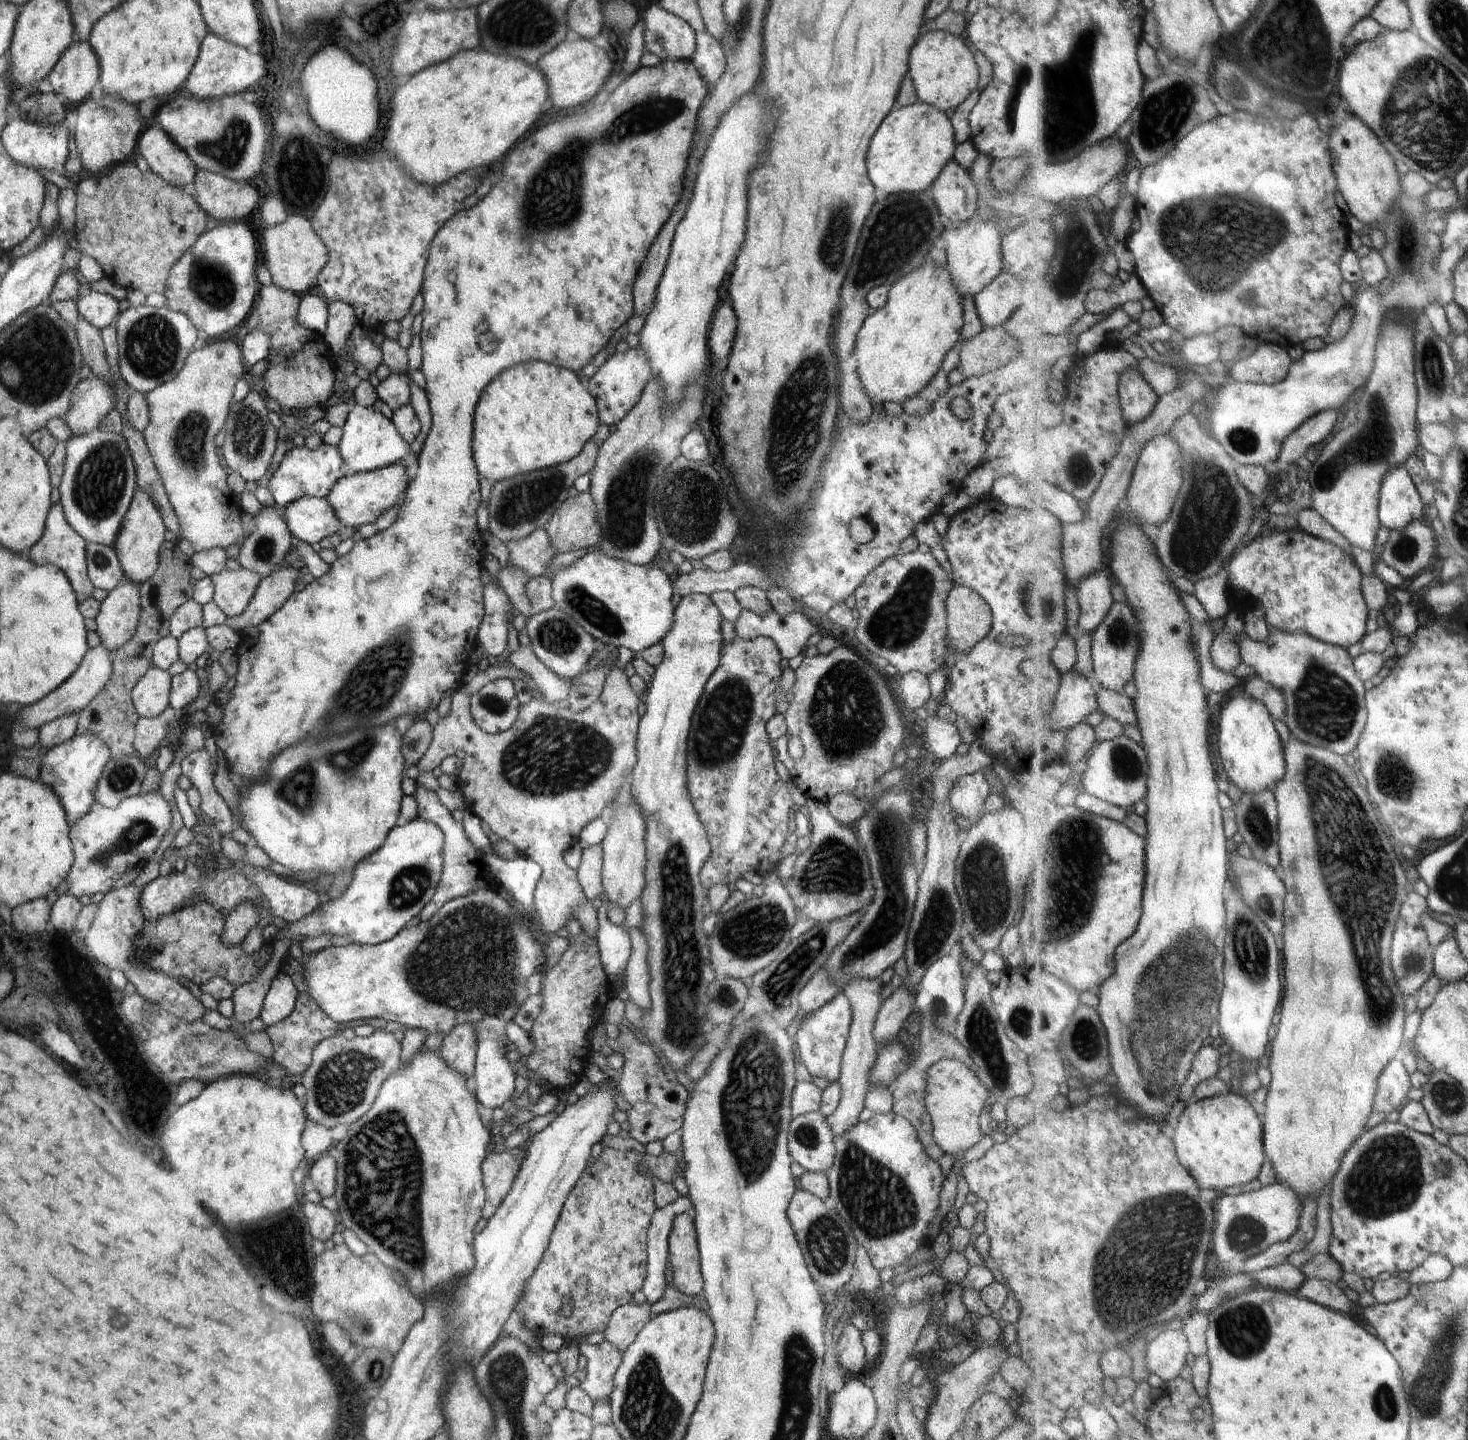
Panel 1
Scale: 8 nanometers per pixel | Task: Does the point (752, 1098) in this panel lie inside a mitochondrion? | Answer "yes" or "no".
yes

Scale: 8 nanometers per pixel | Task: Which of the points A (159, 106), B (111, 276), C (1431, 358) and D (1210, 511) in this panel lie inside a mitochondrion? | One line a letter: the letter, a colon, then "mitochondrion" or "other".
A: other
B: other
C: mitochondrion
D: mitochondrion

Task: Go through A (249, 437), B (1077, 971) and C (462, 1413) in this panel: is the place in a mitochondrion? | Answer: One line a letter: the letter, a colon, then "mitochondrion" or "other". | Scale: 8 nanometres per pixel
A: mitochondrion
B: other
C: other

